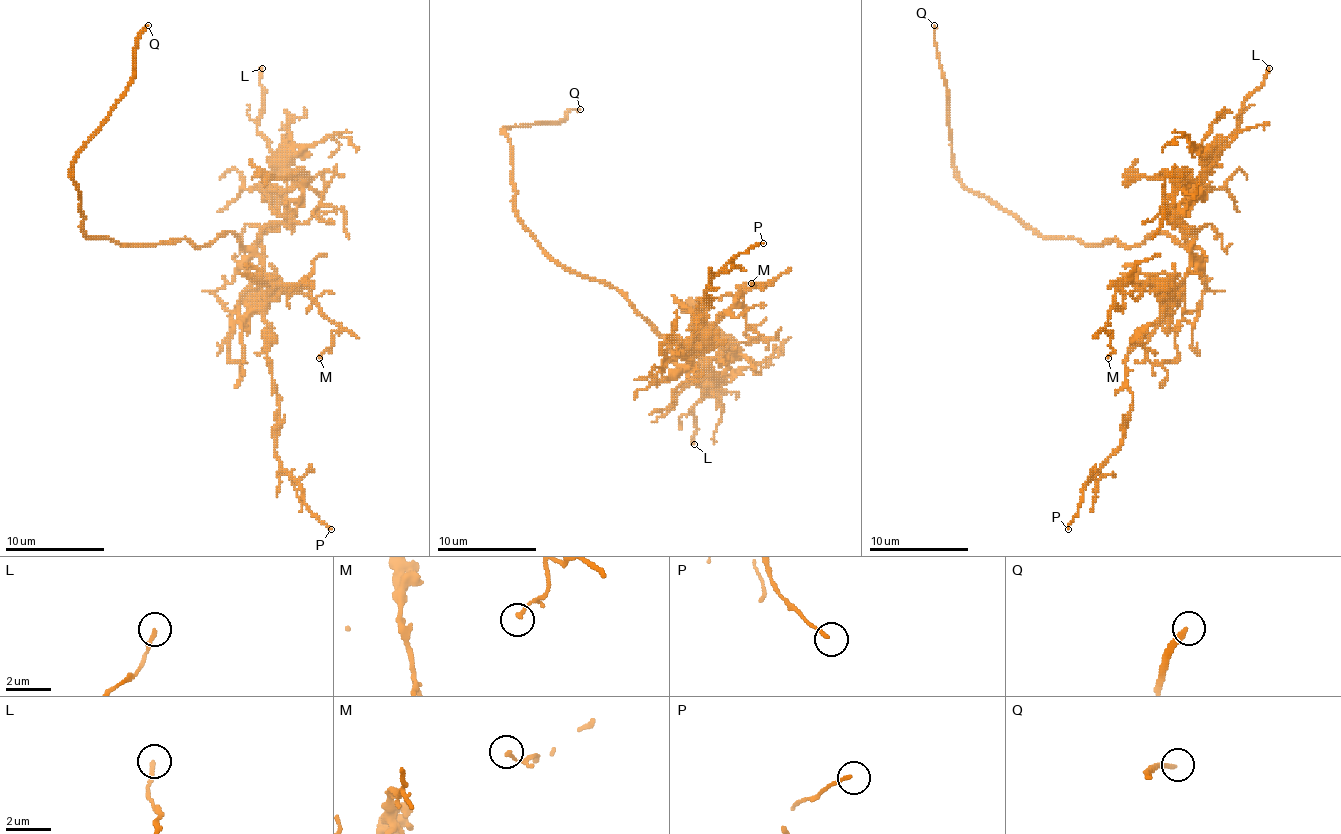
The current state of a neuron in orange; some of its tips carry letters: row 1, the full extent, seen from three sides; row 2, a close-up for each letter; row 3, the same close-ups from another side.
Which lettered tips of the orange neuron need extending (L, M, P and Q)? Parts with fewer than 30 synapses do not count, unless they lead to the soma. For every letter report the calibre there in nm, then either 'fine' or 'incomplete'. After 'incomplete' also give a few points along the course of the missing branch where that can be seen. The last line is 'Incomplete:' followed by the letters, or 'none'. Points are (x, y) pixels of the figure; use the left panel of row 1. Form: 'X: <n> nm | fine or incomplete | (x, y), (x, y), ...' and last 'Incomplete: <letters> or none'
L: 190 nm | fine
M: 140 nm | fine
P: 120 nm | fine
Q: 220 nm | incomplete
Incomplete: Q

